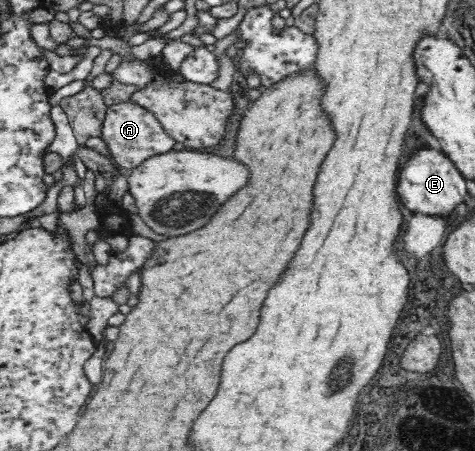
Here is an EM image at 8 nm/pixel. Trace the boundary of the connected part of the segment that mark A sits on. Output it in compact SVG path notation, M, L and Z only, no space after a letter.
M131 100L107 107L101 137L117 165L125 170L140 166L151 156L171 151L176 143L170 135L165 133L164 127L152 111Z

